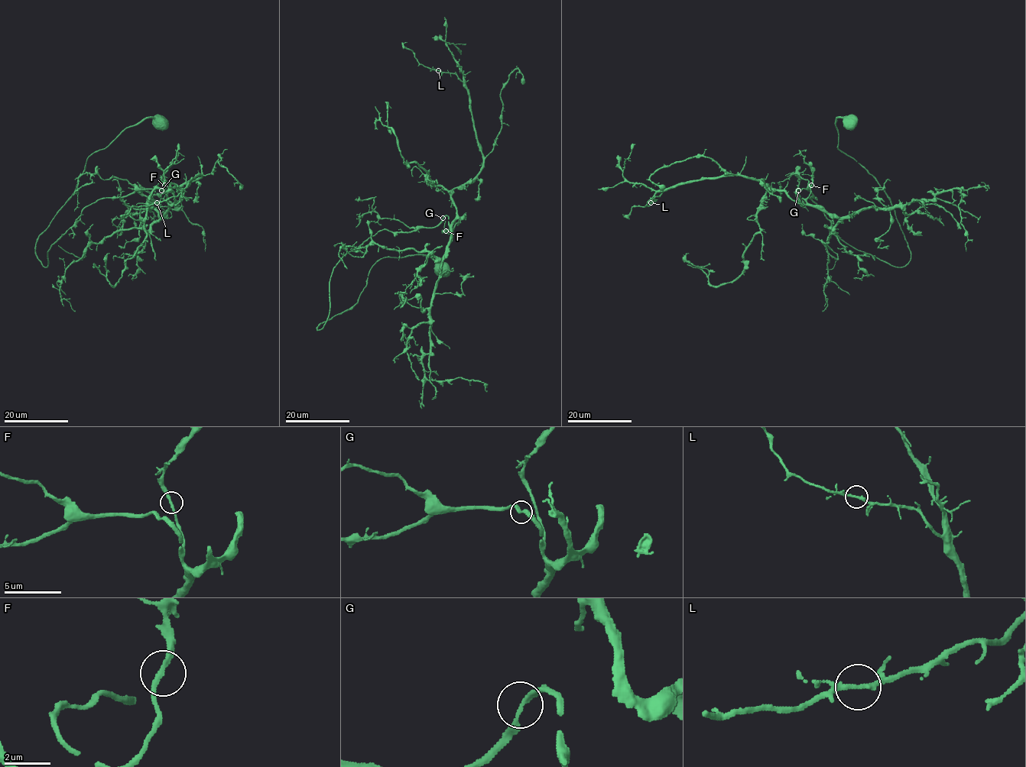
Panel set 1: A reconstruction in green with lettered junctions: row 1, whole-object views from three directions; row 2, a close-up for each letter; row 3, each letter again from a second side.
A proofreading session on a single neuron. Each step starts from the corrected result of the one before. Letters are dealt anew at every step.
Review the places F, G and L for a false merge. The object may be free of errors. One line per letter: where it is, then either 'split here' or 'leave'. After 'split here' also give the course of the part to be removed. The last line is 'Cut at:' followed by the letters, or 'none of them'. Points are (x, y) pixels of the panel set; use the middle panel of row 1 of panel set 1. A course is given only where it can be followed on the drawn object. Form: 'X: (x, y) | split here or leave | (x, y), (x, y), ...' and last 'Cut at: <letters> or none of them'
F: (446, 231) | leave
G: (443, 218) | leave
L: (438, 70) | leave
Cut at: none of them

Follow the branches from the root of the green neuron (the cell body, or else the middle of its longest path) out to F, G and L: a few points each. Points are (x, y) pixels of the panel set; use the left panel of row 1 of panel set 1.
F: (160, 122), (144, 118), (88, 158), (37, 258), (46, 267), (95, 200), (157, 189), (167, 198), (164, 185)
G: (160, 122), (144, 118), (88, 158), (39, 237), (37, 258), (46, 267), (50, 247), (95, 200), (160, 190)
L: (160, 122), (88, 158), (35, 255), (46, 267), (101, 198), (172, 204), (201, 176), (157, 203)

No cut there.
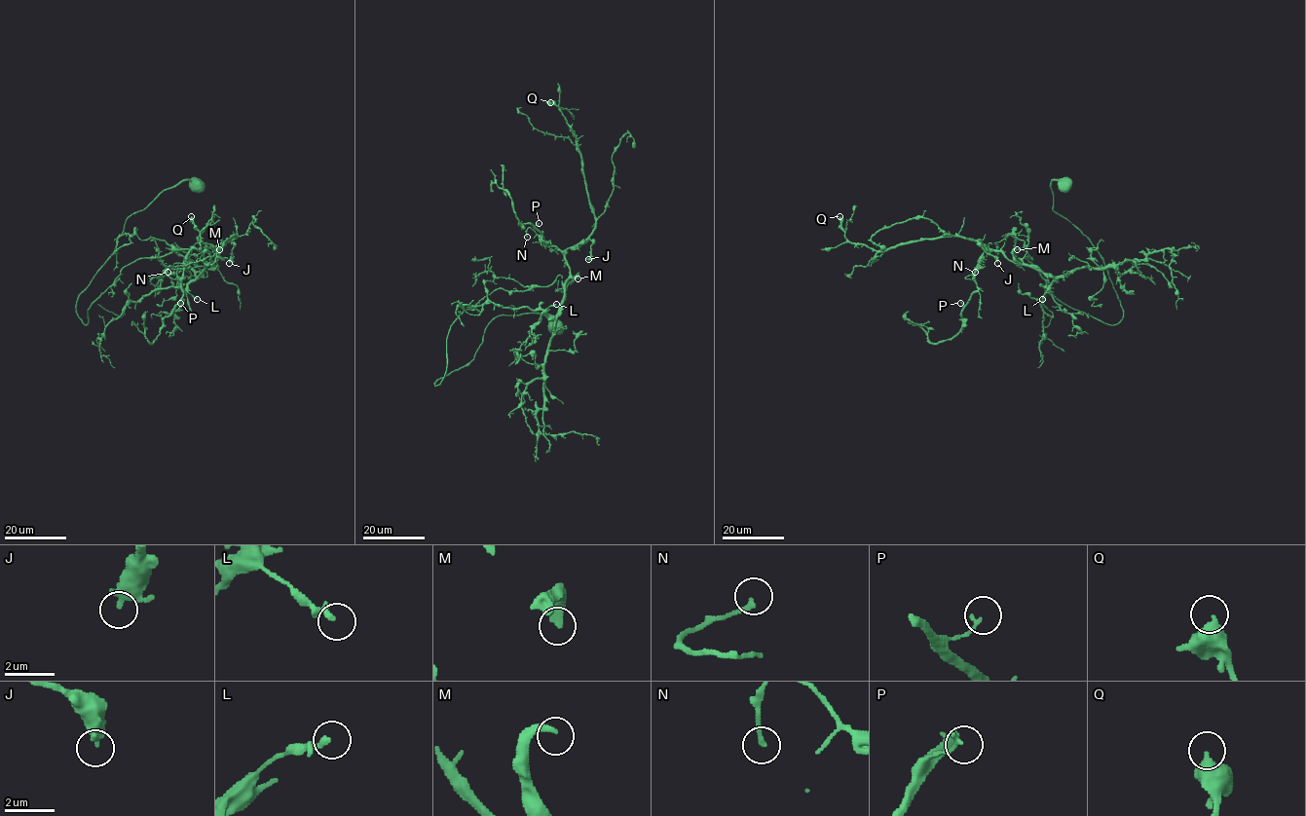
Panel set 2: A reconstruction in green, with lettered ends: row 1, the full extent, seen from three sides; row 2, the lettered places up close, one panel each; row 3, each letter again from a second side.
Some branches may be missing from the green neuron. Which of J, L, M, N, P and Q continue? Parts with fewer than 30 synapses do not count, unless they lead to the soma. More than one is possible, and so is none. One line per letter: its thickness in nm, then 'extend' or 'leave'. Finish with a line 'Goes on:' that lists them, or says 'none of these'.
J: 420 nm thick; leave
L: 170 nm thick; leave
M: 360 nm thick; extend
N: 190 nm thick; leave
P: 160 nm thick; leave
Q: 480 nm thick; leave
Goes on: M

